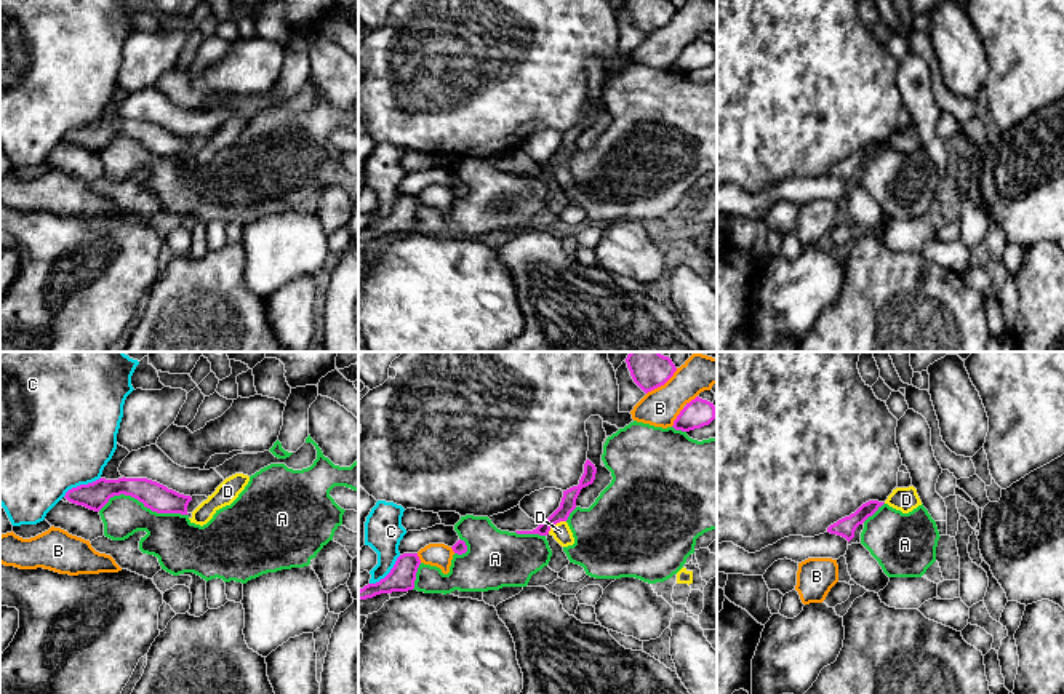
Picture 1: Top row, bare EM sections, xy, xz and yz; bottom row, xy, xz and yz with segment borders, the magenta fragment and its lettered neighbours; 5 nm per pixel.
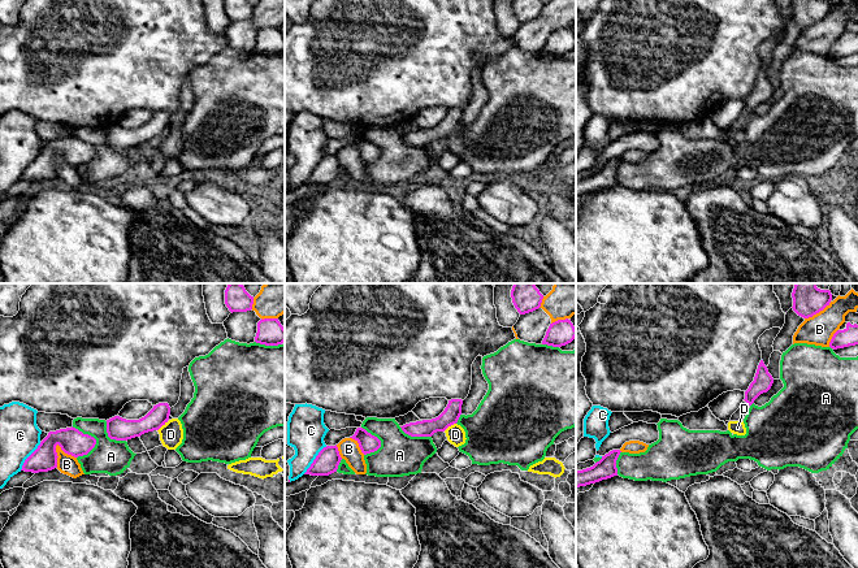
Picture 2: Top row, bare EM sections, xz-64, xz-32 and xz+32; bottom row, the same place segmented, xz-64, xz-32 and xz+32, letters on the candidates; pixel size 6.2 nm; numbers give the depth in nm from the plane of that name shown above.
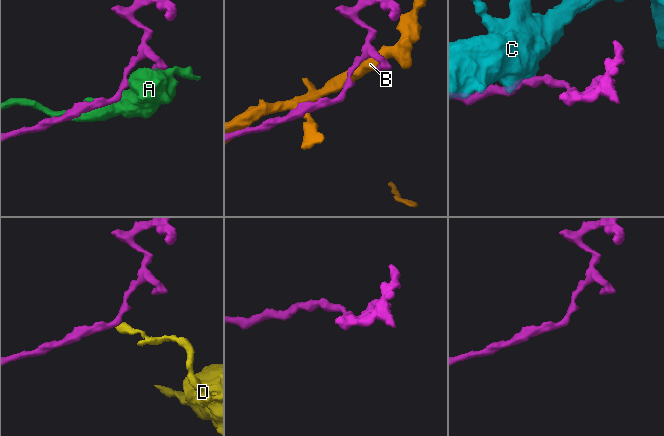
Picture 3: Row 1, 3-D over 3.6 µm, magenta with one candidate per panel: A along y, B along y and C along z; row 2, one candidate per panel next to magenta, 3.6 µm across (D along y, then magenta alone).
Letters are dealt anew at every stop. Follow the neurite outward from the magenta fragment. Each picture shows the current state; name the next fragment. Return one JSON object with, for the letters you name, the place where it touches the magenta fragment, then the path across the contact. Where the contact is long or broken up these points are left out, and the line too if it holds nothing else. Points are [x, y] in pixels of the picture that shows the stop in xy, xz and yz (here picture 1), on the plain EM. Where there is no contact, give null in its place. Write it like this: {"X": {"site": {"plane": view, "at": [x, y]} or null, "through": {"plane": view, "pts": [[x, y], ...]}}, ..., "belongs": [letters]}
{"belongs": []}

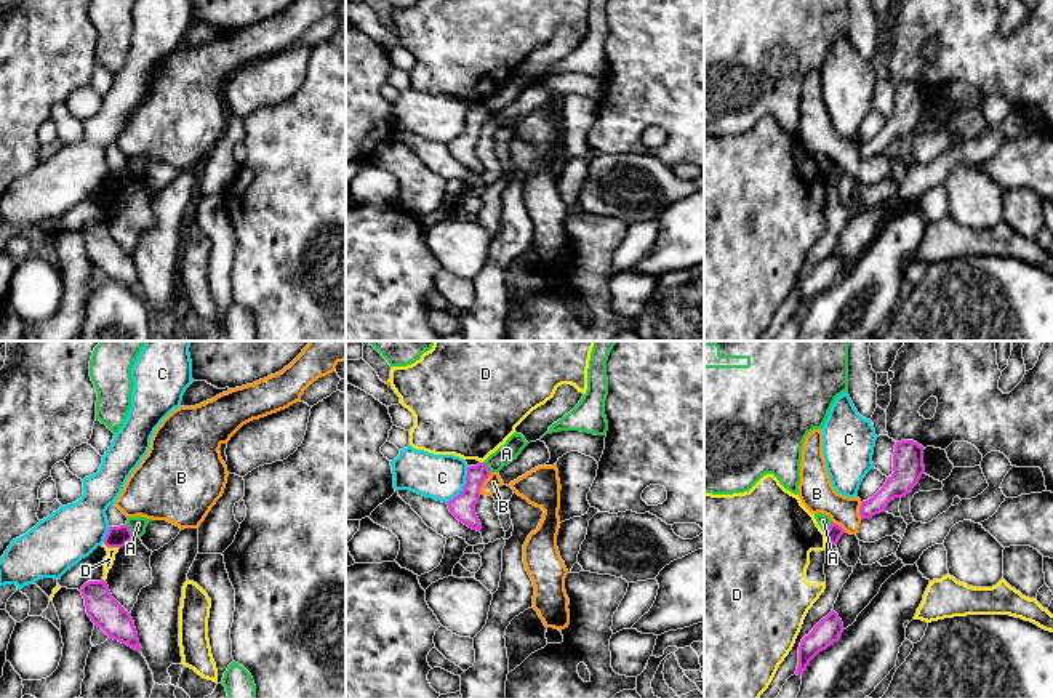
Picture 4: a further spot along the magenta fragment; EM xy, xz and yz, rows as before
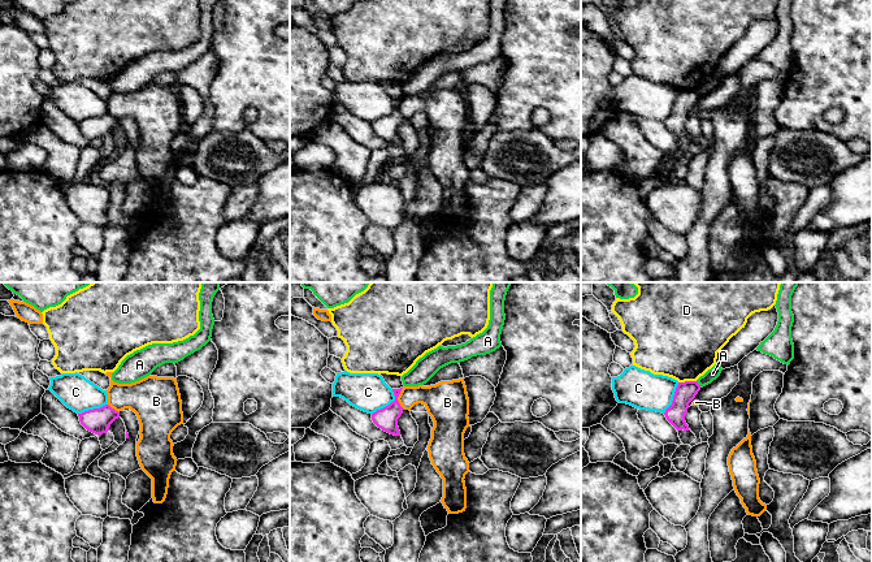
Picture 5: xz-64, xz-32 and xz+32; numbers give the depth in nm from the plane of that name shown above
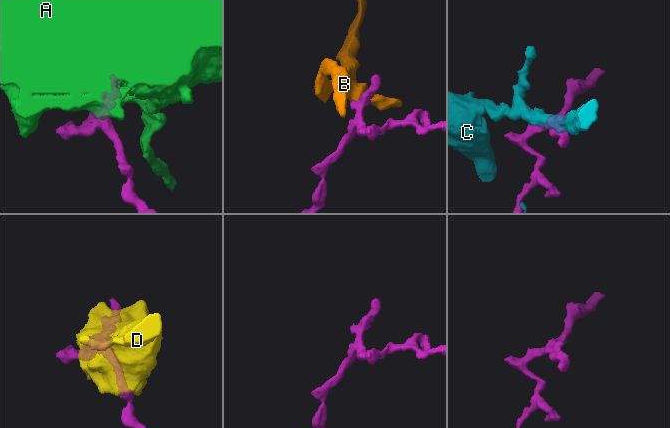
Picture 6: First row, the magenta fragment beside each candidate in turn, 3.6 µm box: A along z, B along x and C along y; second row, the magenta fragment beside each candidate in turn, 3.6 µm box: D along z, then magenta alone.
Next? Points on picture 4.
{"belongs": []}

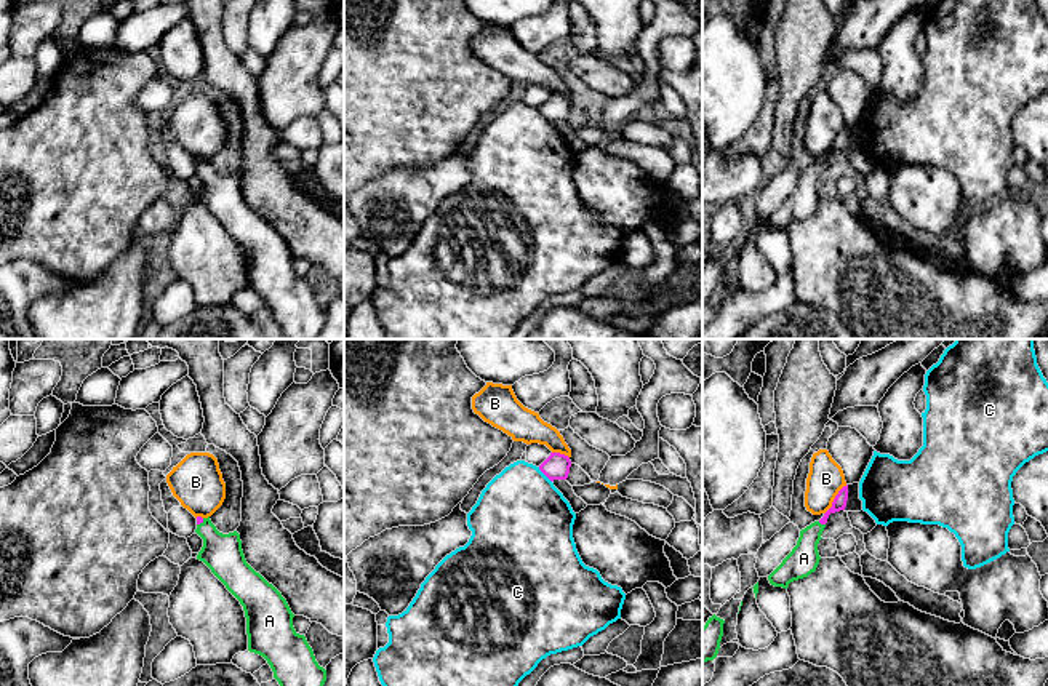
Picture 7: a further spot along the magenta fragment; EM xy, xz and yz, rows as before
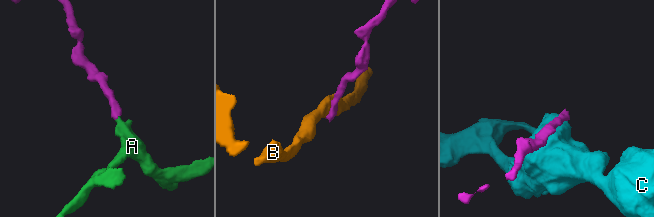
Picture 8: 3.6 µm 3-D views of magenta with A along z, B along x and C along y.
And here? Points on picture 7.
{"A": {"site": {"plane": "yz", "at": [821, 165]}, "through": {"plane": "yz", "pts": [[840, 141], [821, 165], [812, 175], [804, 200]]}}, "belongs": ["A"]}

